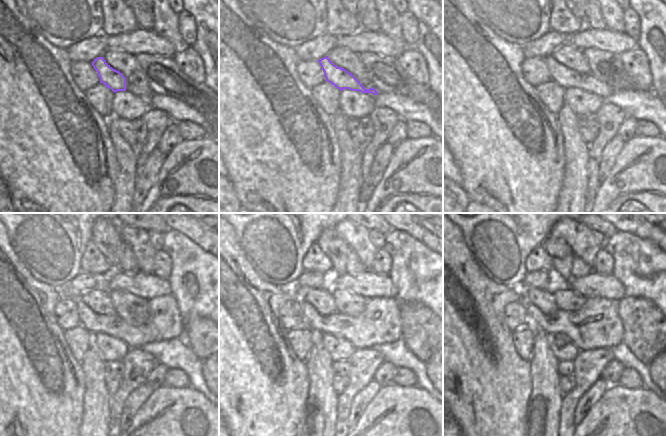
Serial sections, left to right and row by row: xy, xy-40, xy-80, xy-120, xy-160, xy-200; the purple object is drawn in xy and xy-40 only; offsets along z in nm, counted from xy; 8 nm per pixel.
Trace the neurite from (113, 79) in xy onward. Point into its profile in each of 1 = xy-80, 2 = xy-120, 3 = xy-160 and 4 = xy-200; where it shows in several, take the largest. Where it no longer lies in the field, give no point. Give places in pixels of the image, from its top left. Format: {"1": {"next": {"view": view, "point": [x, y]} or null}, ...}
{"1": {"next": {"view": "xy-80", "point": [566, 78]}}, "2": {"next": {"view": "xy-120", "point": [164, 322]}}, "3": {"next": {"view": "xy-160", "point": [379, 322]}}, "4": {"next": {"view": "xy-200", "point": [596, 325]}}}

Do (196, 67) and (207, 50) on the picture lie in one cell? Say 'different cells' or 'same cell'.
different cells

